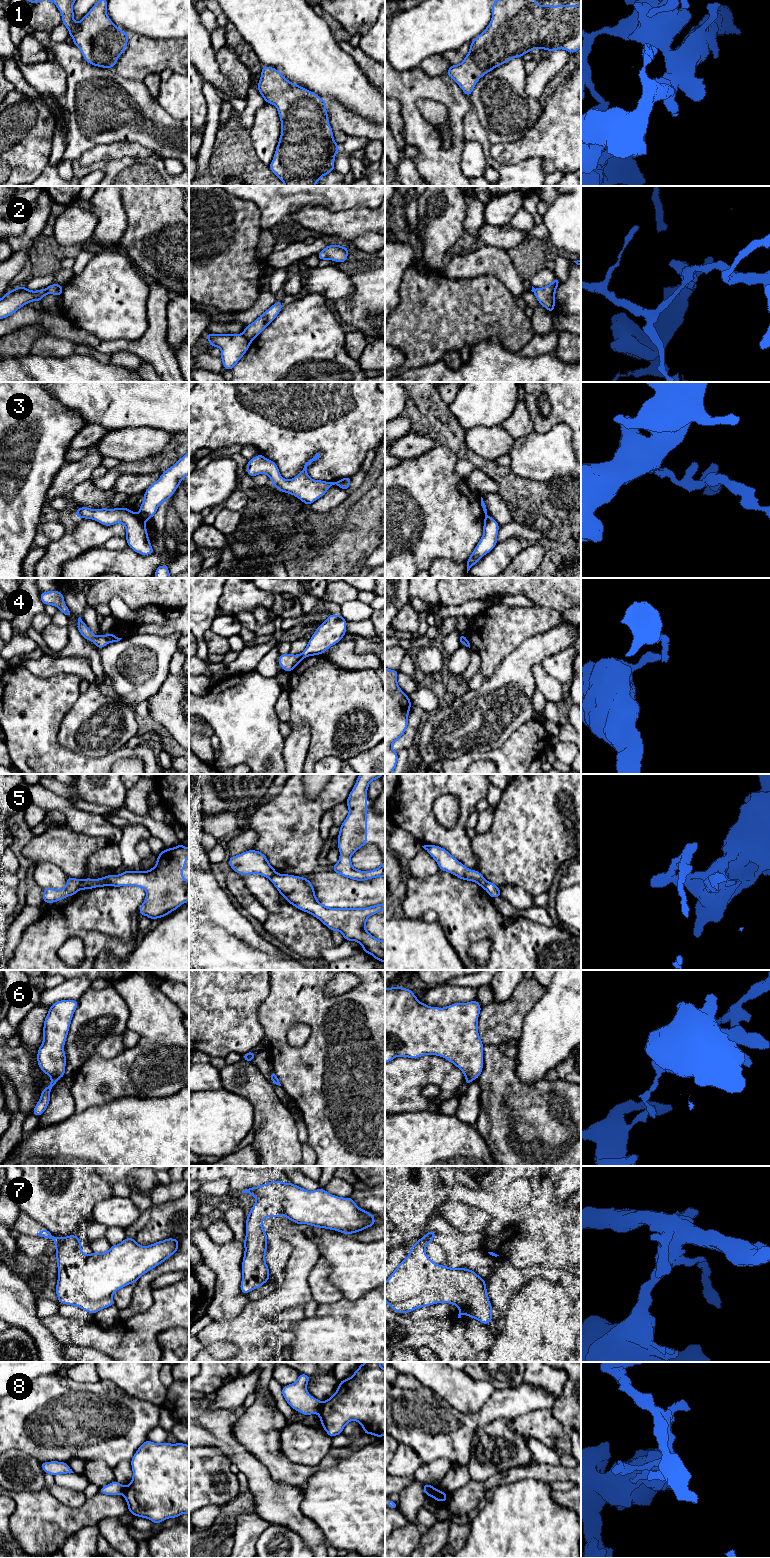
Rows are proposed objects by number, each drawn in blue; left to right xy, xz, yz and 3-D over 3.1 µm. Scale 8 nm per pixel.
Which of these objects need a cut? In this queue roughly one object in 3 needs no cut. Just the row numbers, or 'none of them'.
2, 3, 4, 5, 6, 8

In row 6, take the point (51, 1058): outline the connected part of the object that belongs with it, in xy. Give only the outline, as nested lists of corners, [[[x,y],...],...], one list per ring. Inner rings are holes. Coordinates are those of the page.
[[[77,1000],[57,1001],[49,1007],[44,1020],[43,1042],[38,1049],[37,1063],[51,1078],[61,1079],[65,1076],[64,1044],[77,1006]]]

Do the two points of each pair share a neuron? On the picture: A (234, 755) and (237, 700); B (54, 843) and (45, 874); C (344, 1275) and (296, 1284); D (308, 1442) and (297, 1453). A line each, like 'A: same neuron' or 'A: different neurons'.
A: same neuron
B: different neurons
C: different neurons
D: same neuron

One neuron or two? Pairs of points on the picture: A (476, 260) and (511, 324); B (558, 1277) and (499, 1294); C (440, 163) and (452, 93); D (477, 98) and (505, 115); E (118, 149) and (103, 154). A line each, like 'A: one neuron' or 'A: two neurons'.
A: two neurons
B: one neuron
C: one neuron
D: one neuron
E: one neuron

